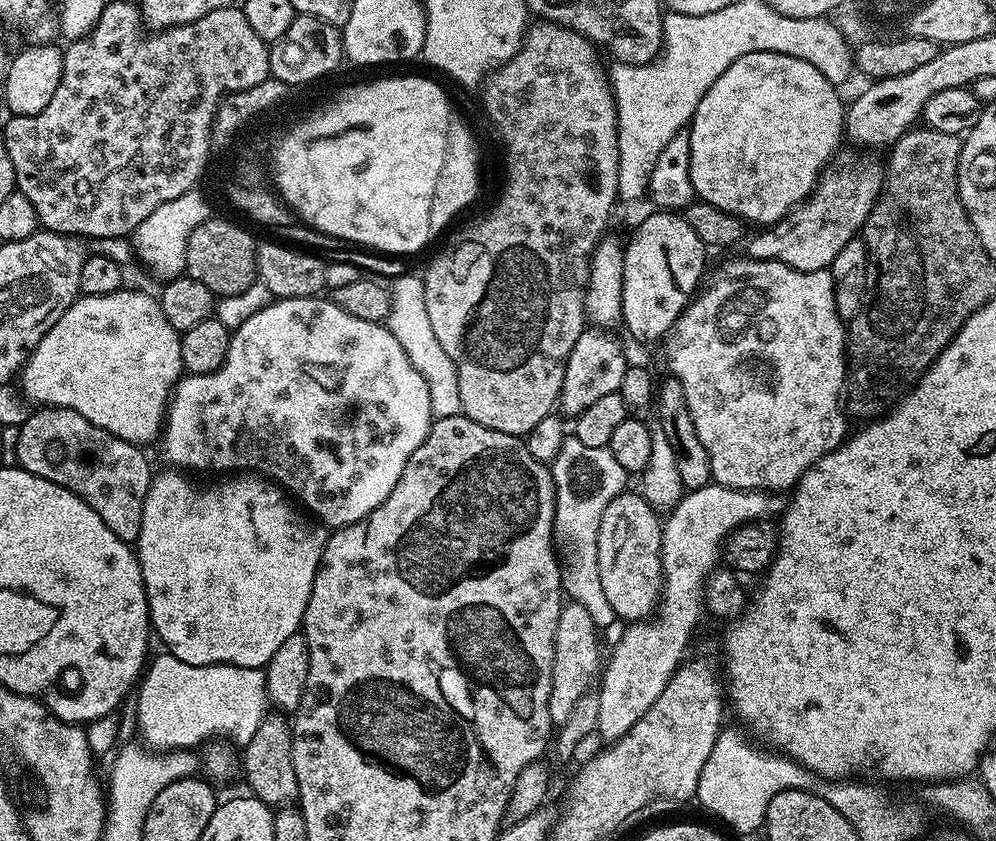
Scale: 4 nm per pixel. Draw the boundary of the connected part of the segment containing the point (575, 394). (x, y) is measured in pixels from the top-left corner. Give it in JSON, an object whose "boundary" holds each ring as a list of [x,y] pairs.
{"boundary":[[[604,330],[584,331],[578,342],[574,342],[574,350],[570,350],[570,358],[566,362],[566,374],[562,378],[562,390],[558,401],[559,411],[565,417],[575,418],[596,399],[604,397],[605,394],[619,392],[622,374],[626,374],[629,363],[629,357],[624,357],[623,346],[612,334]]]}

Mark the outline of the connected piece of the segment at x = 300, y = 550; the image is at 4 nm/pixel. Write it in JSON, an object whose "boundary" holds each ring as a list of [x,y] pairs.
{"boundary":[[[157,471],[152,477],[152,485],[146,490],[146,502],[142,506],[142,526],[138,538],[134,541],[135,551],[140,558],[140,569],[148,599],[151,631],[155,639],[157,636],[164,643],[163,647],[171,652],[174,658],[190,666],[233,664],[243,668],[264,668],[270,662],[270,658],[274,658],[278,646],[282,646],[286,638],[295,636],[301,631],[306,614],[306,602],[310,602],[316,571],[330,535],[329,529],[305,515],[273,481],[259,474],[232,474],[227,478],[217,479],[220,481],[210,485],[209,488],[196,488],[194,481],[187,480],[187,478],[192,478],[185,475],[183,471],[167,471]]]}

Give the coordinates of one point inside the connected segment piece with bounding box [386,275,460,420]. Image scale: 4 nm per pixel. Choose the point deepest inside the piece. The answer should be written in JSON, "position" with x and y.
{"position":[407,319]}

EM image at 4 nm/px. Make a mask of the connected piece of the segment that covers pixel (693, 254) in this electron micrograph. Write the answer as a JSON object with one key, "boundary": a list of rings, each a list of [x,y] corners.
{"boundary":[[[652,210],[624,244],[622,328],[636,340],[663,341],[701,287],[704,255],[704,243],[690,230],[683,215],[672,210]]]}

